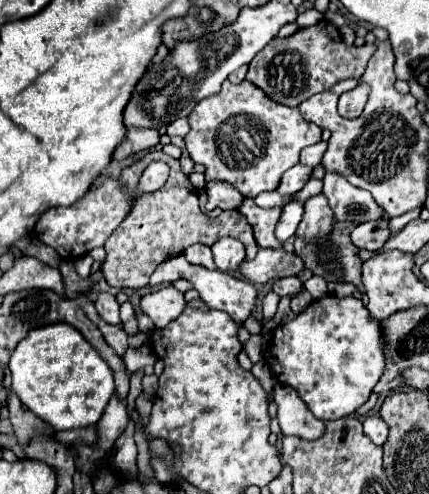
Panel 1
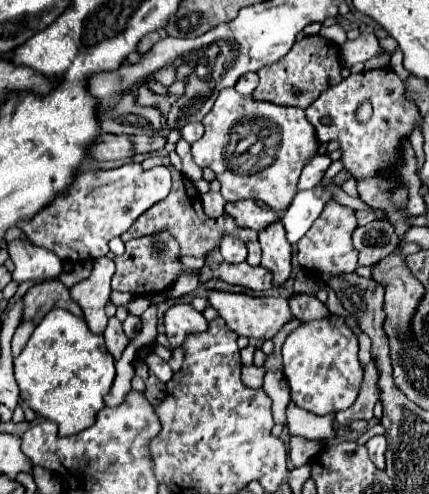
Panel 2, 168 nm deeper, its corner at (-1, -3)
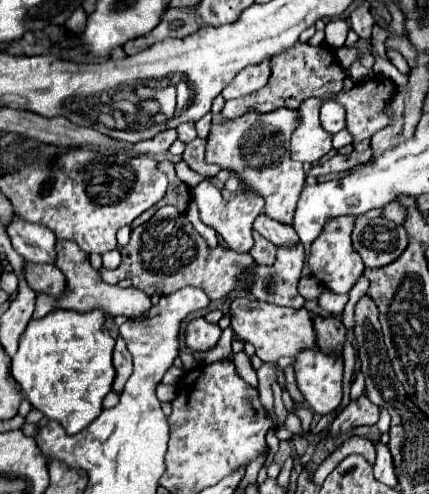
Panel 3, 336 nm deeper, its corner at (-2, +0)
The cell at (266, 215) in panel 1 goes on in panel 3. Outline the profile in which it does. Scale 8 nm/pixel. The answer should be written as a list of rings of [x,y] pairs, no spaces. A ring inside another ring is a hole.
[[[302,243],[278,247],[274,265],[254,269],[250,293],[258,301],[300,309],[304,305],[304,297],[298,293],[298,279],[302,267],[304,267]]]

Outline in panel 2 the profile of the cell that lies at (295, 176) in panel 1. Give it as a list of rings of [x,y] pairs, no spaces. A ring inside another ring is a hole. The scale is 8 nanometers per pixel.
[[[313,156],[307,162],[307,166],[303,168],[303,174],[299,180],[299,190],[311,190],[313,186],[317,186],[321,182],[321,178],[325,176],[329,166],[331,166],[329,156]]]

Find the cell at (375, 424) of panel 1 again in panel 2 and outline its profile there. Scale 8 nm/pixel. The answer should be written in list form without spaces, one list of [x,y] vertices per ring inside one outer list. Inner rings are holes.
[[[373,436],[365,446],[369,448],[369,458],[373,460],[373,464],[379,470],[383,470],[385,468],[385,456],[383,454],[385,454],[385,448],[387,448],[385,436]]]

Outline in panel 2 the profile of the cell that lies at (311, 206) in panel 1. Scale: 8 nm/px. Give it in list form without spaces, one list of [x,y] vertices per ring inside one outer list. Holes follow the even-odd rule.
[[[329,202],[325,206],[325,210],[321,212],[321,216],[313,222],[309,232],[297,244],[299,264],[303,268],[315,272],[323,282],[329,282],[329,278],[333,278],[333,276],[355,272],[357,258],[359,258],[359,252],[353,248],[353,242],[351,242],[351,234],[355,228],[357,228],[355,210],[341,206],[337,202]]]

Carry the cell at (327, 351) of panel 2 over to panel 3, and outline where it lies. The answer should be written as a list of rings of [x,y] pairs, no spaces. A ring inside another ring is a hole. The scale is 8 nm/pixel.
[[[318,347],[302,349],[294,357],[296,385],[316,415],[332,413],[342,401],[344,359],[338,353],[324,353]]]

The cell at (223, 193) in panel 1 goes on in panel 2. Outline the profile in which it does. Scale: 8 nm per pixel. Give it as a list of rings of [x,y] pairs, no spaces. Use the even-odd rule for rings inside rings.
[[[253,200],[243,202],[229,202],[225,204],[225,212],[231,214],[237,222],[237,226],[253,228],[253,230],[265,230],[273,222],[279,222],[279,216],[275,212],[269,212],[265,208],[259,208]]]

